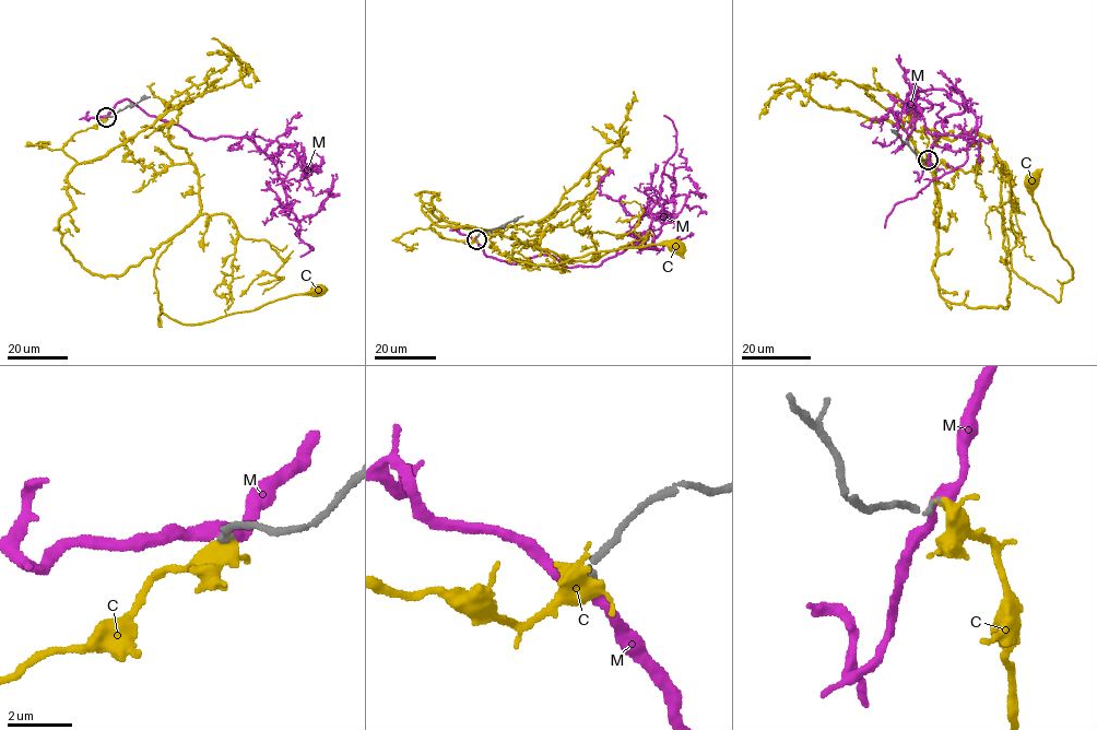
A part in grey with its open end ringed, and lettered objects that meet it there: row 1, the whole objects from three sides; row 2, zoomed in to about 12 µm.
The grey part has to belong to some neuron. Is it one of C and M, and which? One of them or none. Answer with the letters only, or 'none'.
C

